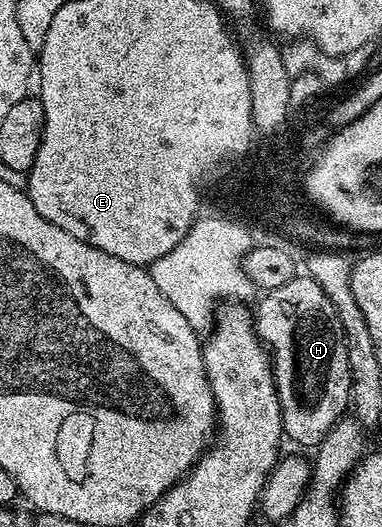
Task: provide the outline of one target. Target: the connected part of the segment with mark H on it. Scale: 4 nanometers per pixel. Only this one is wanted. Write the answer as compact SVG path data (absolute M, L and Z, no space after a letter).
M297 275L290 283L263 294L260 306L254 309L254 328L260 340L270 350L276 374L276 390L280 410L284 416L284 431L287 440L300 445L319 446L324 436L332 430L337 421L345 416L351 395L351 369L347 361L347 345L344 342L343 327L337 317L331 299L322 287L309 275Z

